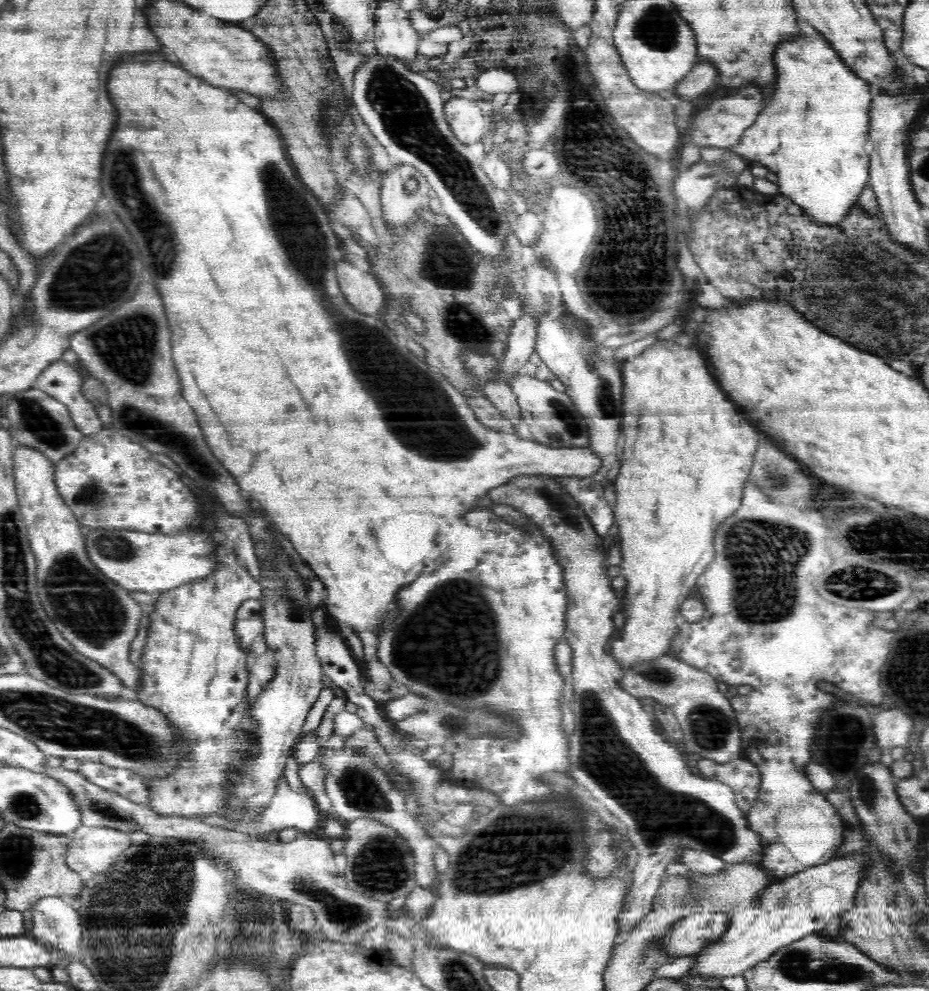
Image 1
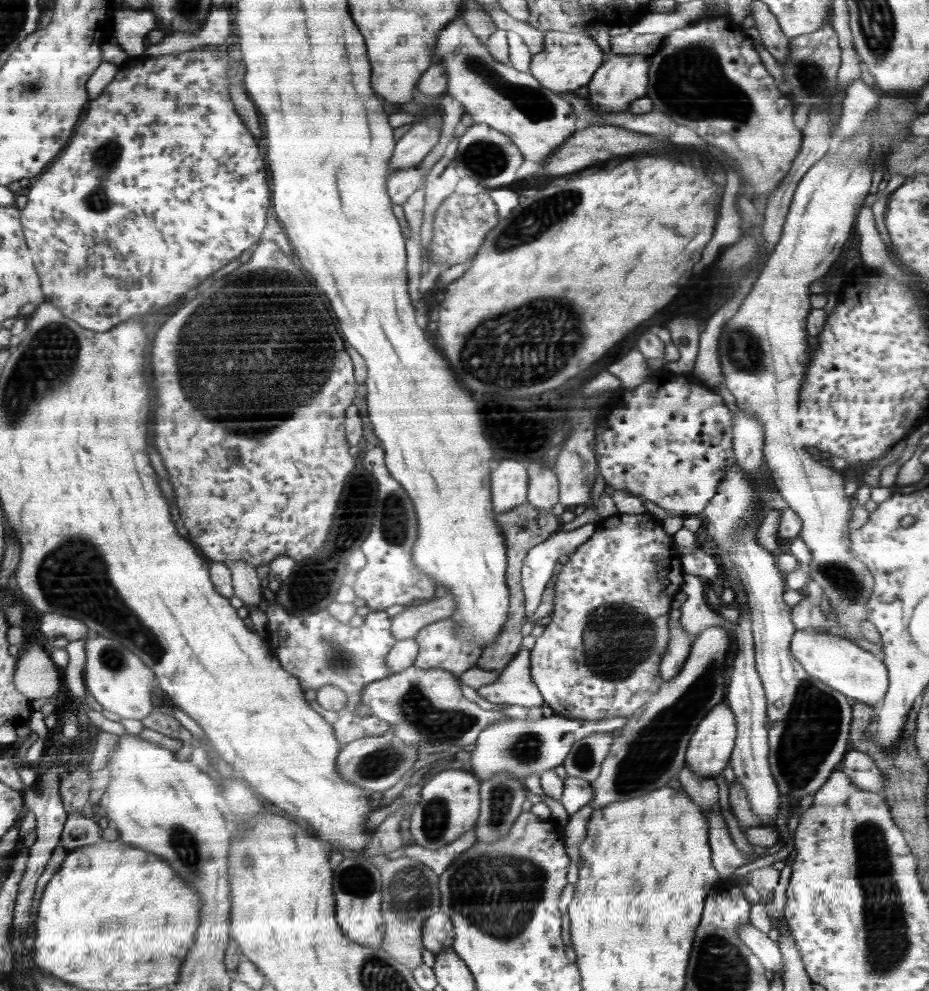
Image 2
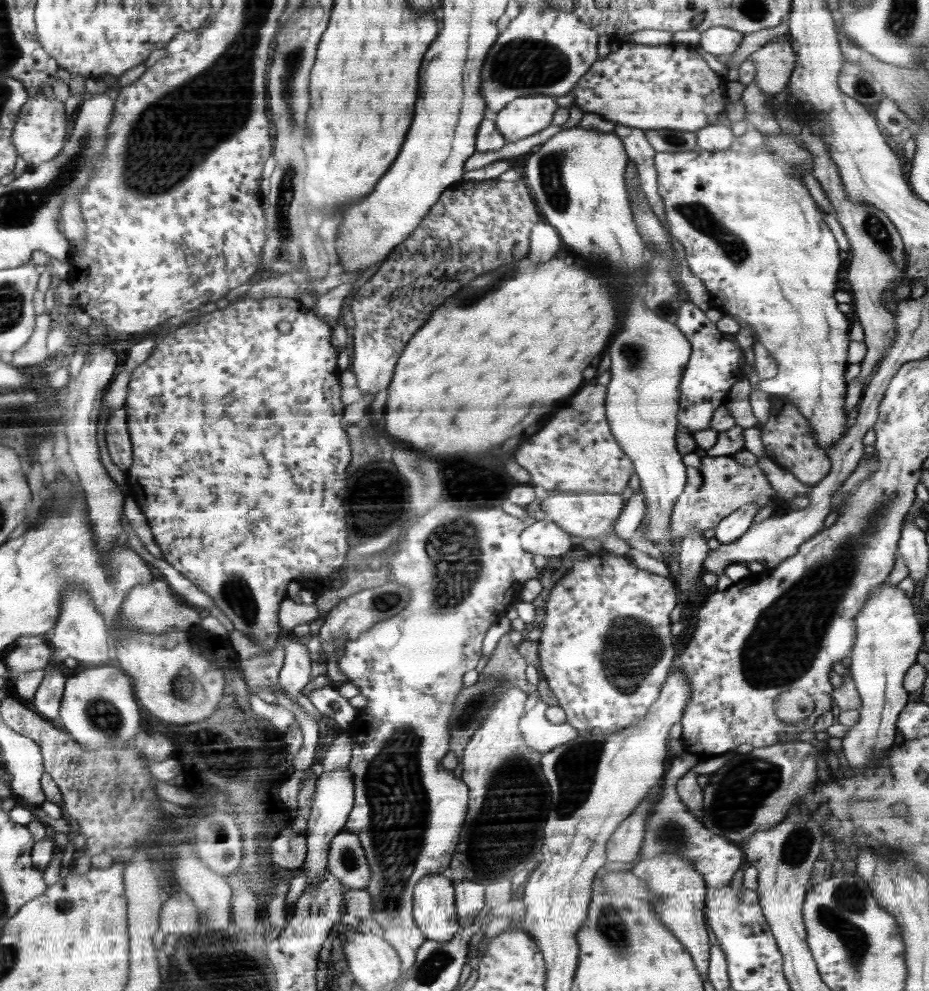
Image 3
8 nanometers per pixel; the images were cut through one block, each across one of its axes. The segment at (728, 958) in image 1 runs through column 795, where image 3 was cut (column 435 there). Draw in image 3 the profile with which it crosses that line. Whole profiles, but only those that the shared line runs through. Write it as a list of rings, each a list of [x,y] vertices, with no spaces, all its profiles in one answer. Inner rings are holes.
[[[441,874],[428,875],[416,884],[414,890],[414,915],[415,922],[427,936],[427,940],[448,942],[452,940],[458,930],[459,914],[454,910],[454,888],[450,877]]]

